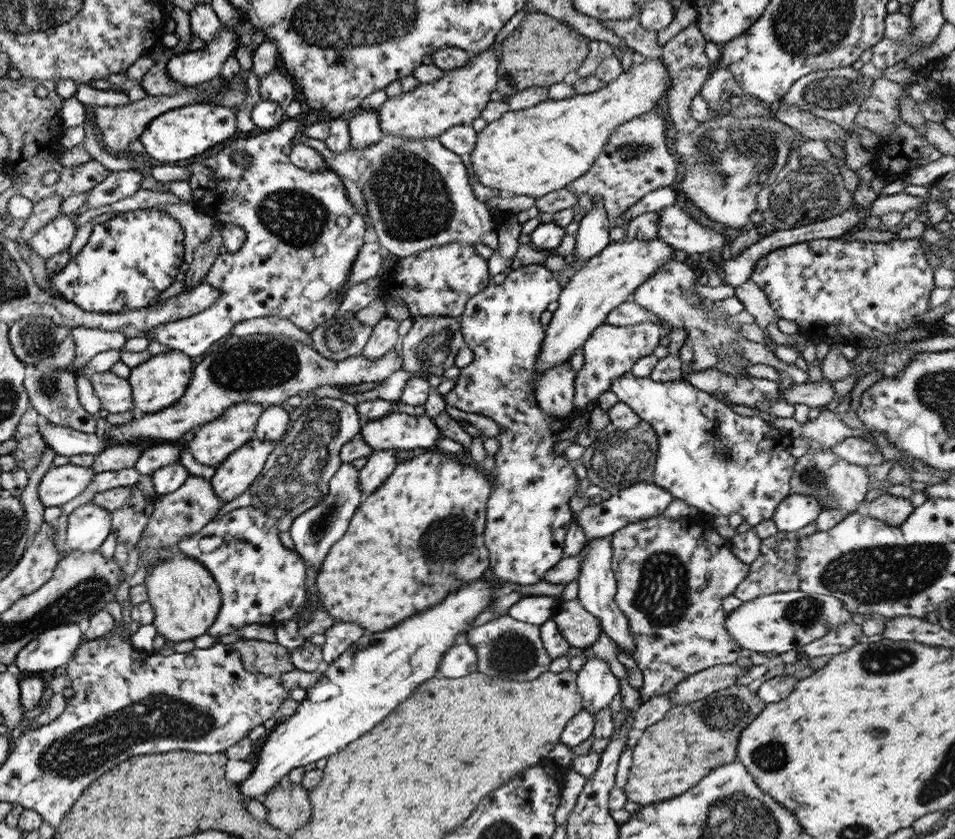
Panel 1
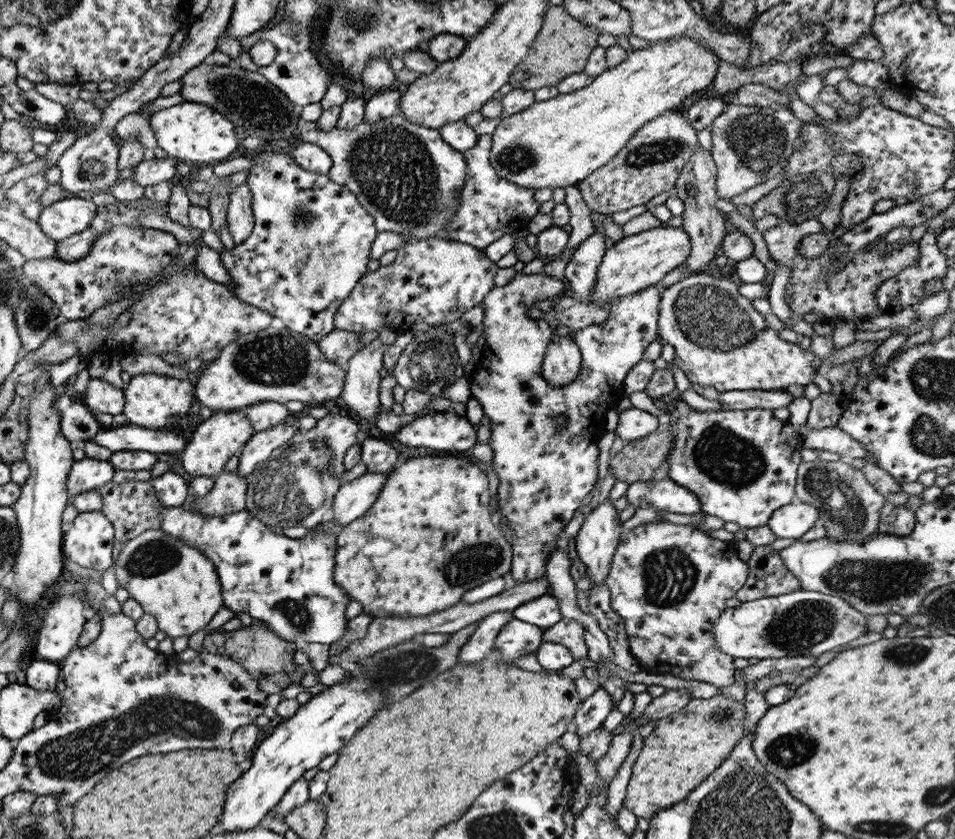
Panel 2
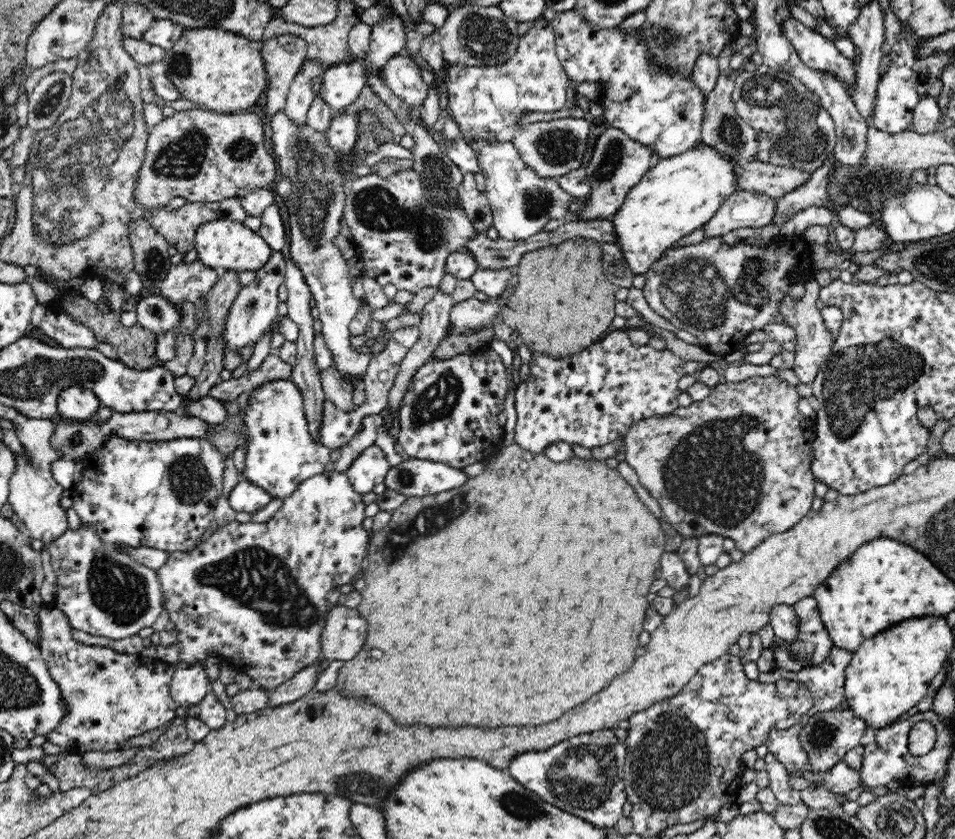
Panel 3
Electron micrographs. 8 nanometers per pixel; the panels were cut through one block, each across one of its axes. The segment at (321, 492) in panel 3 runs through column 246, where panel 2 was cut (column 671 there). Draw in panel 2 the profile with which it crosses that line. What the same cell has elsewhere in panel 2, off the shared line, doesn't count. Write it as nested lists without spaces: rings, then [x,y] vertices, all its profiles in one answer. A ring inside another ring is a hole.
[[[660,520],[621,531],[604,583],[610,592],[610,607],[621,616],[630,654],[641,670],[666,672],[675,678],[705,682],[719,688],[731,685],[737,670],[734,660],[717,650],[713,642],[713,624],[723,613],[725,600],[735,597],[747,578],[747,563],[737,558],[733,541],[714,539],[691,525]]]

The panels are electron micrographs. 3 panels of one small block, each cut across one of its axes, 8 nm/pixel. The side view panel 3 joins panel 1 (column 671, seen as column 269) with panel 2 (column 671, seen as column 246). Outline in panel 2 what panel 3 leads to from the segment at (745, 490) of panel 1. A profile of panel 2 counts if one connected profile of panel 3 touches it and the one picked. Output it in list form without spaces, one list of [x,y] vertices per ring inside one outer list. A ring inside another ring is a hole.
[[[675,393],[667,399],[659,397],[659,400],[663,400],[665,405],[665,411],[668,412],[669,421],[671,422],[671,427],[677,428],[677,433],[672,436],[673,446],[670,446],[668,454],[666,456],[667,463],[667,478],[671,479],[675,484],[682,486],[692,492],[700,504],[700,512],[703,514],[709,514],[709,516],[717,516],[721,518],[723,522],[735,522],[740,528],[755,528],[758,526],[763,526],[767,524],[769,516],[772,515],[774,510],[781,508],[786,504],[795,501],[794,496],[794,486],[796,477],[796,468],[802,461],[800,457],[800,450],[802,448],[798,438],[796,437],[796,432],[793,427],[791,427],[787,420],[781,422],[781,420],[775,419],[773,417],[773,409],[767,410],[766,408],[749,408],[745,410],[725,410],[720,411],[695,411],[687,406],[685,403],[685,396]]]

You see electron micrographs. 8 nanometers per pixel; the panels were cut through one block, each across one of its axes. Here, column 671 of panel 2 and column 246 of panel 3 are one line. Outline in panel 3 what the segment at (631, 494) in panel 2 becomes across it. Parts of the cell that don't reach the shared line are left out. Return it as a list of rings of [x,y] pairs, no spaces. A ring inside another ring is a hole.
[[[245,479],[238,483],[228,492],[228,504],[236,512],[249,512],[254,514],[260,508],[264,508],[271,500],[271,496],[261,488],[250,484]]]

